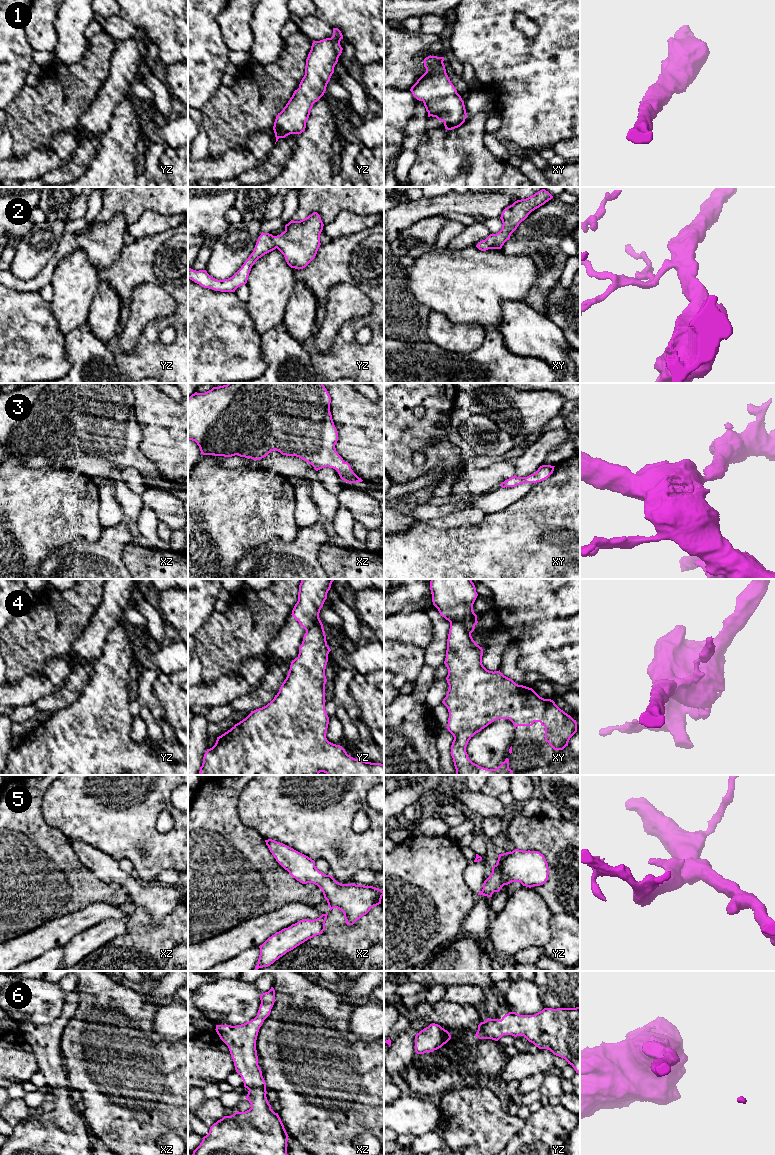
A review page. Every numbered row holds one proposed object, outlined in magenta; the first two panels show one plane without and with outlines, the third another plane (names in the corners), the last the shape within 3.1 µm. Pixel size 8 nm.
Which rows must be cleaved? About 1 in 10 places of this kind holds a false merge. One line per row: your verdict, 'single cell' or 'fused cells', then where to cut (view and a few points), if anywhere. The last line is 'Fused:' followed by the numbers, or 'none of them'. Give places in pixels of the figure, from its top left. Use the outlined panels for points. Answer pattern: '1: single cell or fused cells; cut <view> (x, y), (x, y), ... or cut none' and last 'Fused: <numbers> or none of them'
1: single cell; cut none
2: single cell; cut none
3: single cell; cut none
4: fused cells; cut xy (450, 622), (459, 622), (470, 633)
5: single cell; cut none
6: single cell; cut none
Fused: 4

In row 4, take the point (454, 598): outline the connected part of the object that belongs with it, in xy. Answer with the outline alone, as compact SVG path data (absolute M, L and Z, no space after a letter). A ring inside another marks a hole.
M431 579L433 605L450 623L459 622L472 633L478 623L473 604L478 596L471 579Z

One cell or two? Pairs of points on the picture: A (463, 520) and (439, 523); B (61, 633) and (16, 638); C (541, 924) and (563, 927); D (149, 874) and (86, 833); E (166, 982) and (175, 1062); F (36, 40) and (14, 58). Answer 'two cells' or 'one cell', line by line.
A: one cell
B: one cell
C: two cells
D: one cell
E: two cells
F: two cells

